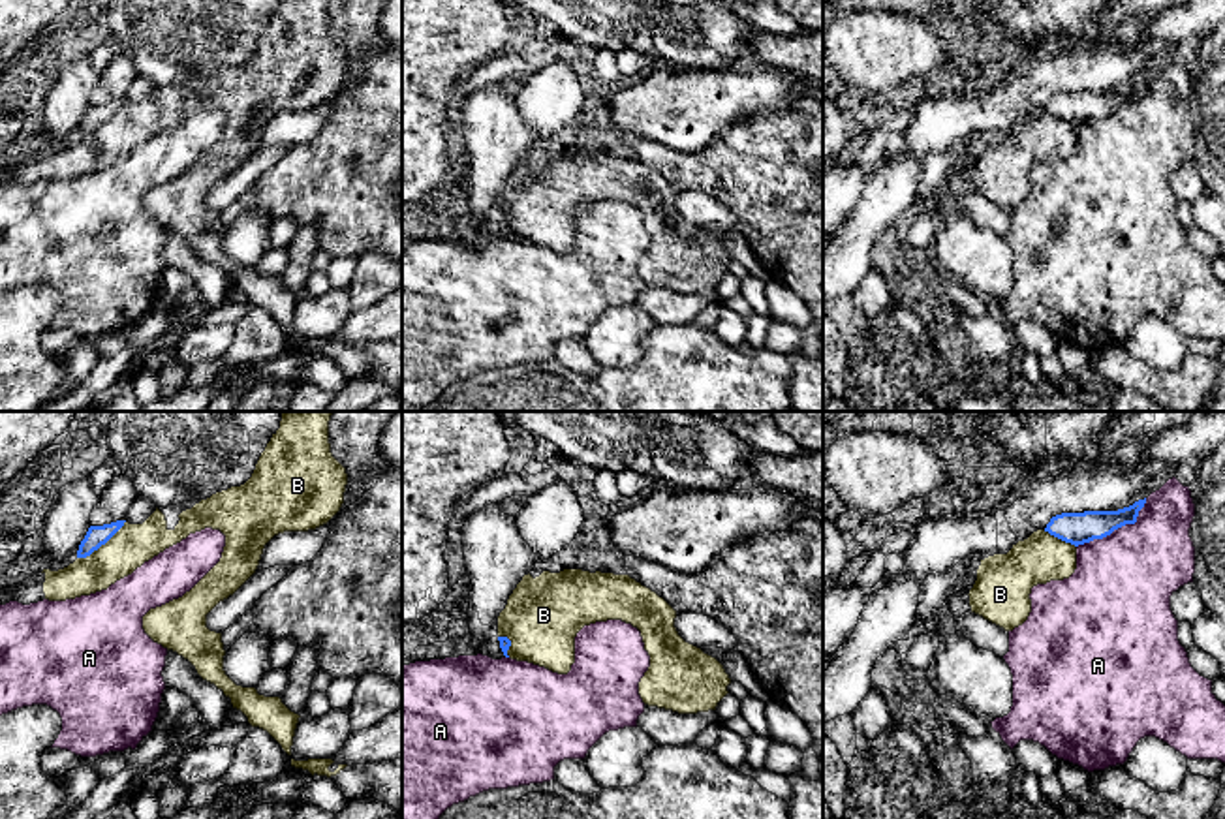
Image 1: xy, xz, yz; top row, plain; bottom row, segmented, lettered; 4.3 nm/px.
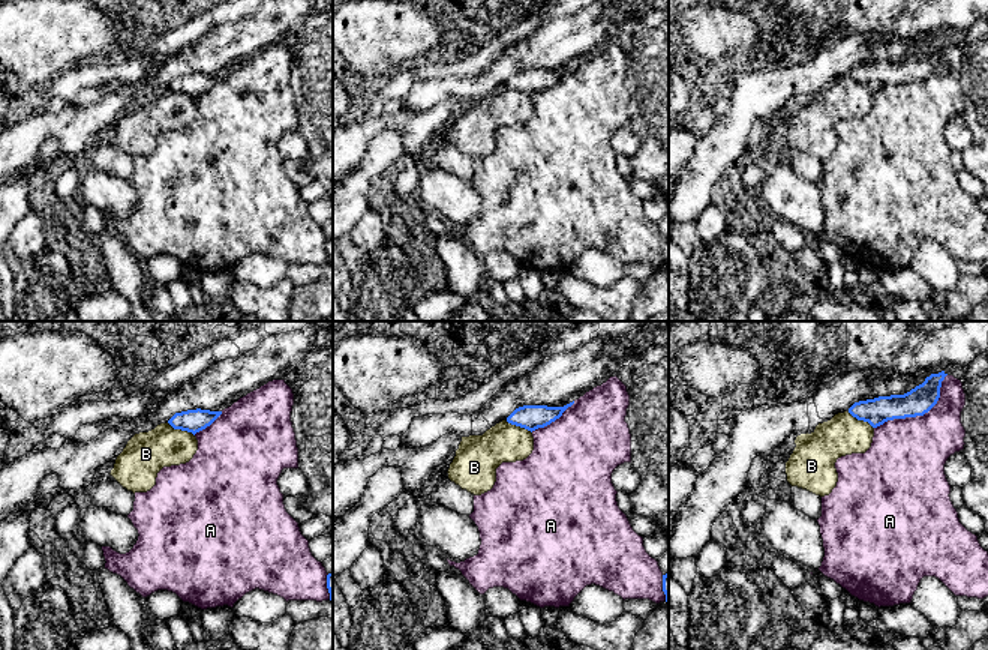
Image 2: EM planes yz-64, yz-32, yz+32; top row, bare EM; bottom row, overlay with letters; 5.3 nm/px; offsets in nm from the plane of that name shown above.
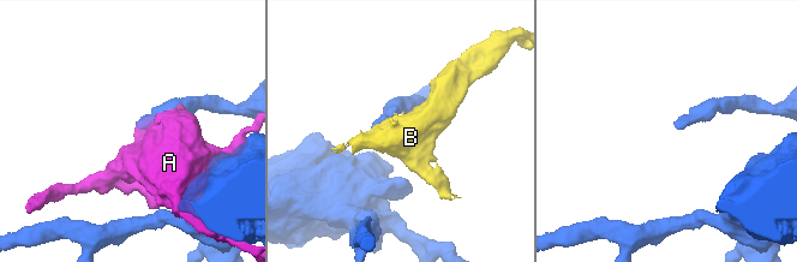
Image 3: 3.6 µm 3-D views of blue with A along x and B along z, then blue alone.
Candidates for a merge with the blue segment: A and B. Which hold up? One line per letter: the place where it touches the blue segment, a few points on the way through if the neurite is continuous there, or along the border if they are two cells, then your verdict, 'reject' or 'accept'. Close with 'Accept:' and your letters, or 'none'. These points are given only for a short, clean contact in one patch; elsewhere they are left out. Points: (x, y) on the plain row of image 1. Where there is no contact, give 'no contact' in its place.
A: meets blue in yz at (1116, 108); reject
B: meets blue in xy at (102, 123); border along xy (124, 100), (104, 123), (77, 138); reject
Accept: none

